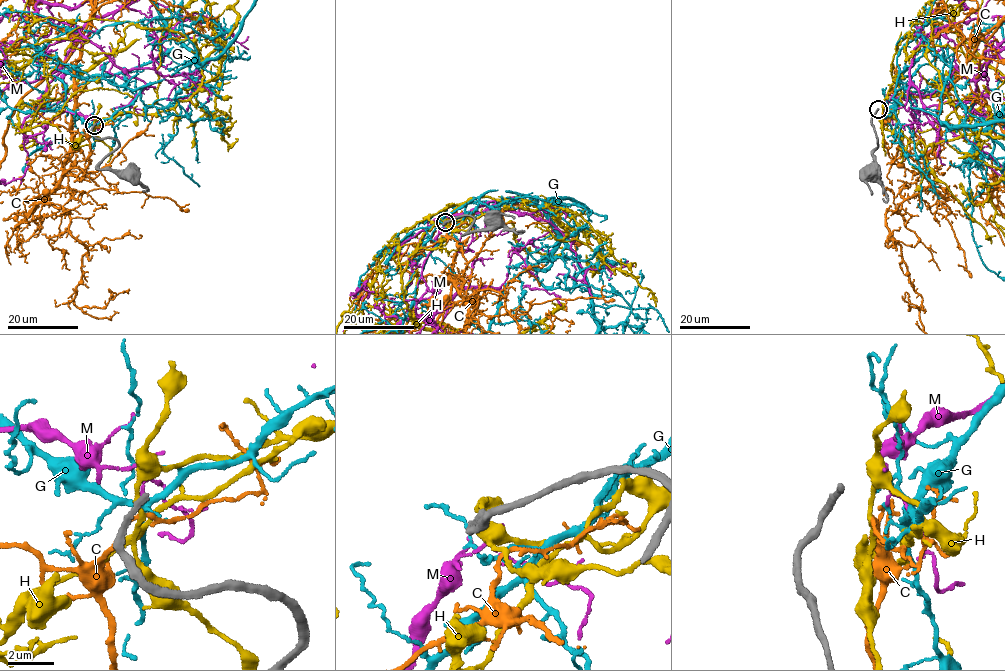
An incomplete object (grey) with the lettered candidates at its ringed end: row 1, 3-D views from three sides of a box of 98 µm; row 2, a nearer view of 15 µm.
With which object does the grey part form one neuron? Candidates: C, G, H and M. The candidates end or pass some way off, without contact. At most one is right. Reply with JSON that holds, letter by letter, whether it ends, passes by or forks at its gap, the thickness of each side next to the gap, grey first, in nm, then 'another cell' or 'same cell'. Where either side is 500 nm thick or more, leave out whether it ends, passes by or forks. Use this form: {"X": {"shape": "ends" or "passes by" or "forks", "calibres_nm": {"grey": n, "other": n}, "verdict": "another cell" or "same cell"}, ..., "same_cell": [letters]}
{"C": {"shape": "passes by", "calibres_nm": {"grey": 300, "other": 160}, "verdict": "another cell"}, "G": {"shape": "passes by", "calibres_nm": {"grey": 300, "other": 100}, "verdict": "same cell"}, "H": {"shape": "passes by", "calibres_nm": {"grey": 300, "other": 170}, "verdict": "another cell"}, "M": {"shape": "forks", "calibres_nm": {"grey": 300, "other": 120}, "verdict": "another cell"}, "same_cell": ["G"]}

